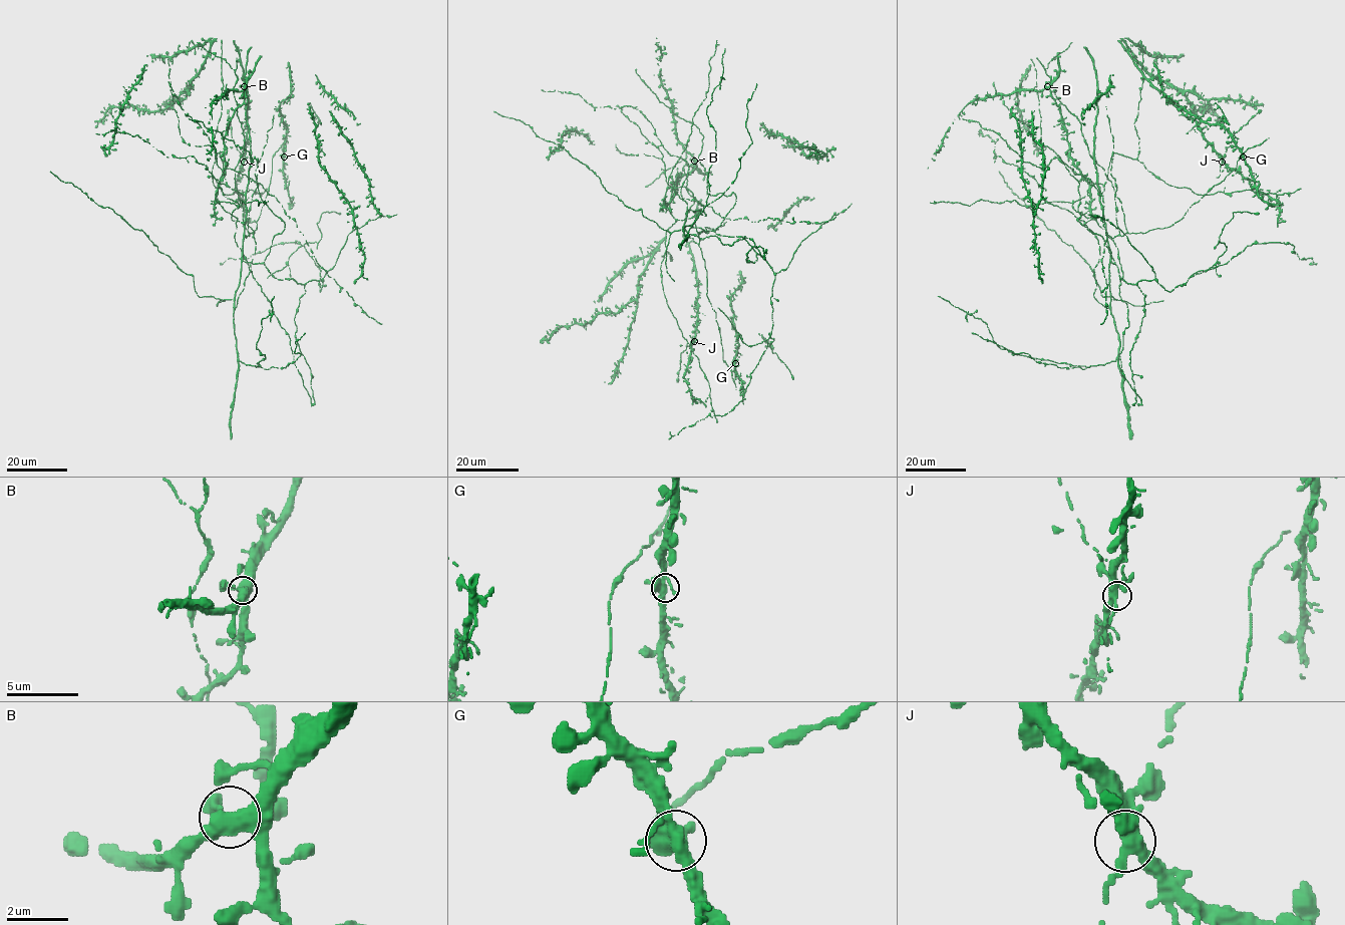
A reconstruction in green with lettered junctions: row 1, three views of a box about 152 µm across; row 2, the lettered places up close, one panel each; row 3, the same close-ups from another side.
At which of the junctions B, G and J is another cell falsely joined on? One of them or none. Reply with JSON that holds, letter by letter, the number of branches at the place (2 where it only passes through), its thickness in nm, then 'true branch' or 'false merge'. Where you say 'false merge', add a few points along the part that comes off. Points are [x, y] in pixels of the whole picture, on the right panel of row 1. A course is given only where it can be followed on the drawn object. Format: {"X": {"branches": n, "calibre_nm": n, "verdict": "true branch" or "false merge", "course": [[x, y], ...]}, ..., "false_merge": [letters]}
{"B": {"branches": 4, "calibre_nm": 440, "verdict": "true branch"}, "G": {"branches": 4, "calibre_nm": 420, "verdict": "true branch"}, "J": {"branches": 4, "calibre_nm": 400, "verdict": "false merge", "course": [[1222, 161], [1233, 135], [1261, 110]]}, "false_merge": ["J"]}

